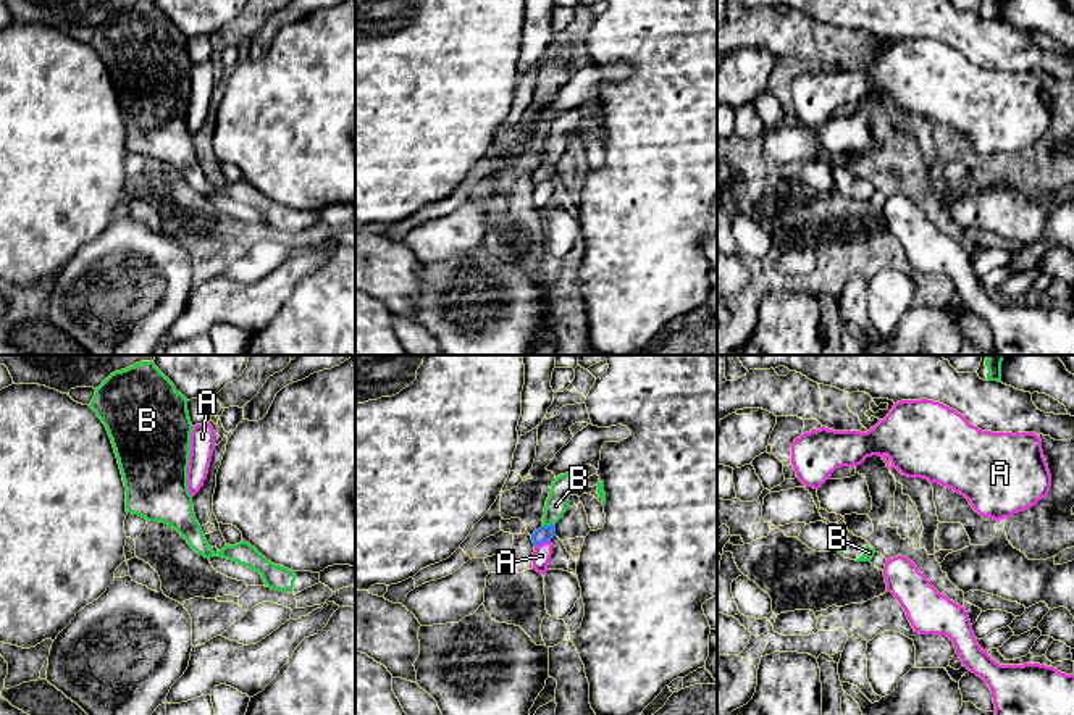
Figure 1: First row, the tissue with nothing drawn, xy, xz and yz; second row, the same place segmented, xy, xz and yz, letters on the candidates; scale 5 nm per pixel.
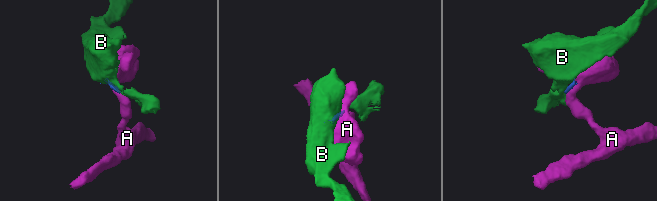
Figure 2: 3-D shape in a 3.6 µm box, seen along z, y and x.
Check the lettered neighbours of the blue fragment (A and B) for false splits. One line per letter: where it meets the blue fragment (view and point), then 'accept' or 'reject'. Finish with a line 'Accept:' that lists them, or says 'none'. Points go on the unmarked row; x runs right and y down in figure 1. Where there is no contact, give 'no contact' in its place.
A: contact xz (541, 181); reject
B: contact xz (548, 165); reject
Accept: none

